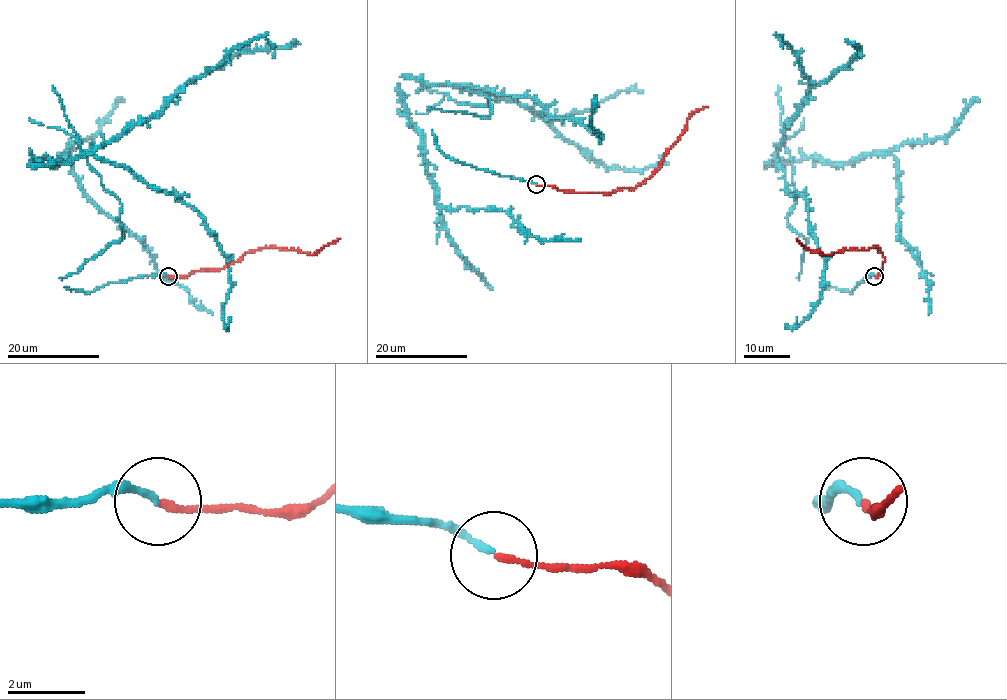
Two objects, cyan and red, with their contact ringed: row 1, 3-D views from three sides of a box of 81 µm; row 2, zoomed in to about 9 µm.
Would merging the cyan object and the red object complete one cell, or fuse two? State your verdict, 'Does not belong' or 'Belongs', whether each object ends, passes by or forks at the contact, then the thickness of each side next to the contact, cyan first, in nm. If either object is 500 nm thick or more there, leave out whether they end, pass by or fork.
Belongs. At the ring cyan ends. At the ring red ends. Thickness 160 nm (cyan) against 170 nm

